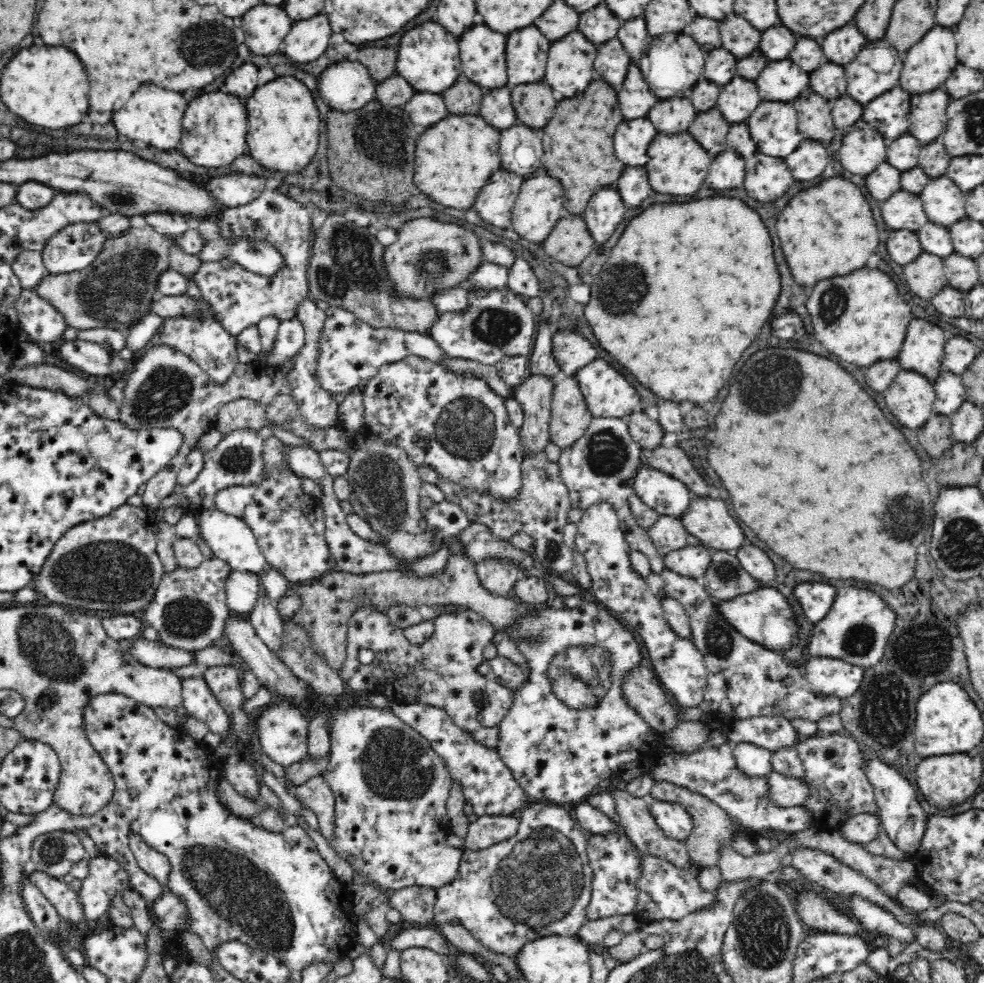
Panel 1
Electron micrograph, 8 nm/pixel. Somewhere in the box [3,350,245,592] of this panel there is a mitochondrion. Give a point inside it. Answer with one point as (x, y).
(168, 389)

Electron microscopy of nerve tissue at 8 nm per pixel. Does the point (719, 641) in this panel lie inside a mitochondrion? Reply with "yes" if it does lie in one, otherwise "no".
yes

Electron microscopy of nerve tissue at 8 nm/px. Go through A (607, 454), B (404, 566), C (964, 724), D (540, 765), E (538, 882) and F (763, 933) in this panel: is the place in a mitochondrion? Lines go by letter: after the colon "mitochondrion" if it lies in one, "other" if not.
A: mitochondrion
B: other
C: other
D: other
E: mitochondrion
F: mitochondrion

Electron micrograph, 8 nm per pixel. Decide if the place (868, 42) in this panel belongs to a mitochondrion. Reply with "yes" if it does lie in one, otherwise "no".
no

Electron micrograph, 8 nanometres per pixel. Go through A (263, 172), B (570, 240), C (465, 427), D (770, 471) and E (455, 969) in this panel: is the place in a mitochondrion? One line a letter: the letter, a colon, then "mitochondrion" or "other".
A: other
B: other
C: mitochondrion
D: other
E: other

